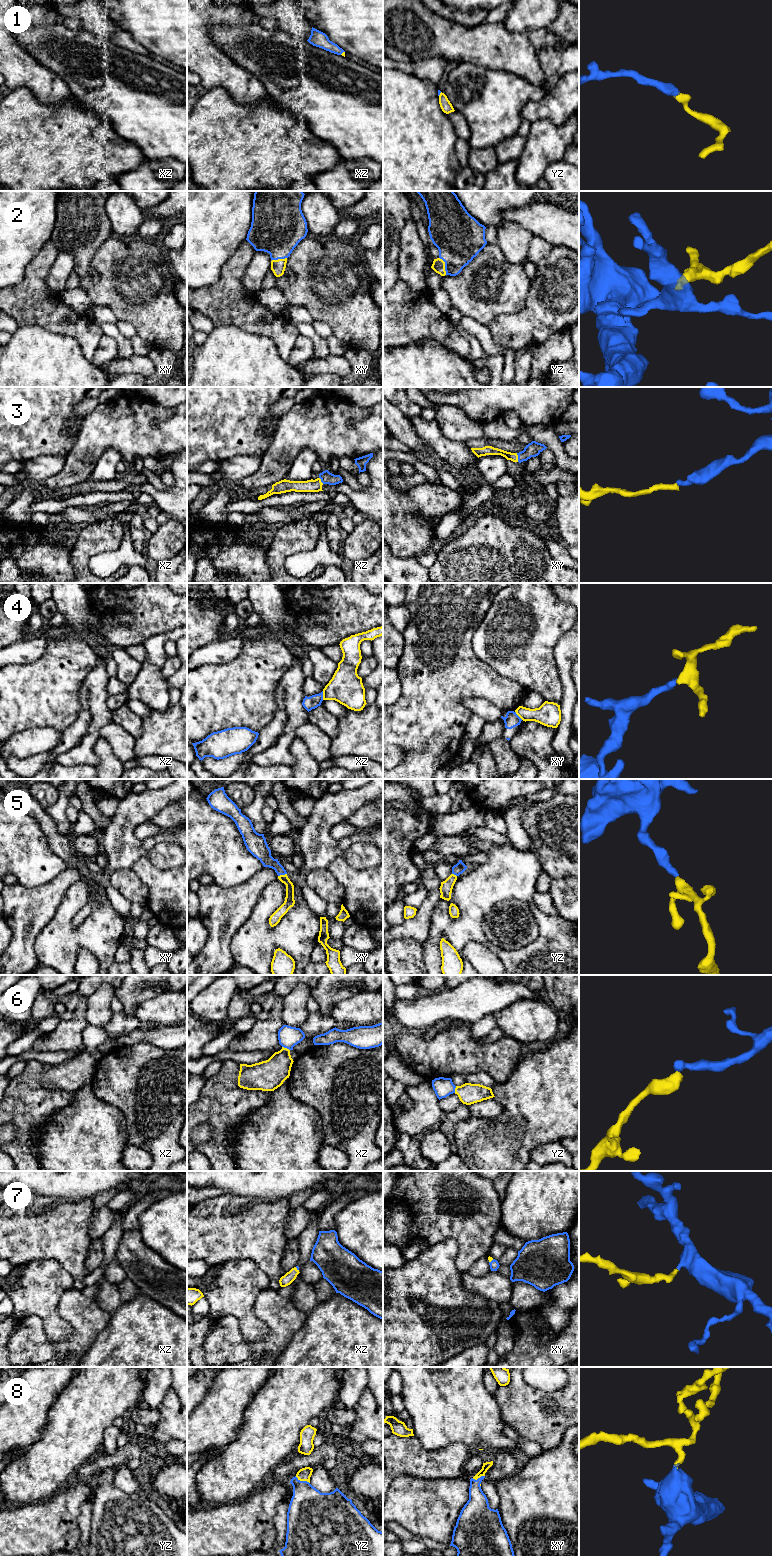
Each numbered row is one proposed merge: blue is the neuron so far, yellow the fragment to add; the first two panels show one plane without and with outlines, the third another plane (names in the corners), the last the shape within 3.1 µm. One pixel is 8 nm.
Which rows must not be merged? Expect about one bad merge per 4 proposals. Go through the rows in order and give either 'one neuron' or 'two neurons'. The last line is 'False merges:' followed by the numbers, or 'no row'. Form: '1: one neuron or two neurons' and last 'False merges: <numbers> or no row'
1: one neuron
2: one neuron
3: one neuron
4: two neurons
5: one neuron
6: one neuron
7: one neuron
8: one neuron
False merges: 4

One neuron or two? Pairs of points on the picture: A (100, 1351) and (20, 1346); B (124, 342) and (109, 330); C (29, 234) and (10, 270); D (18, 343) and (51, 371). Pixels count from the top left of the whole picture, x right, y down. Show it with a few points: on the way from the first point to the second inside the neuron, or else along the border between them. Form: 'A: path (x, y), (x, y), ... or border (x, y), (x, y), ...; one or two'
A: border (101, 1330), (96, 1339), (81, 1356); two
B: path (120, 338), (113, 331); one
C: path (20, 243), (10, 253), (10, 261); one
D: path (26, 351), (43, 368); one

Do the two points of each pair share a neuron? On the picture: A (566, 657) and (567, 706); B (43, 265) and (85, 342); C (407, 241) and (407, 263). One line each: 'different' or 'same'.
A: same
B: same
C: same

